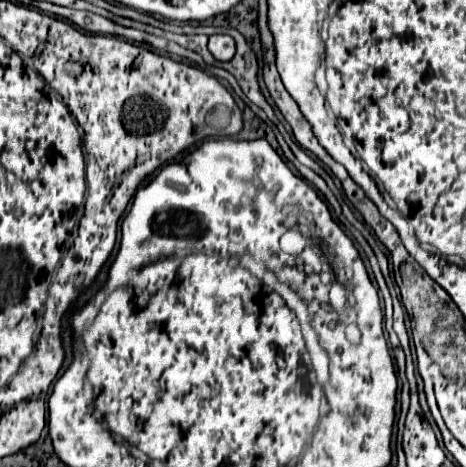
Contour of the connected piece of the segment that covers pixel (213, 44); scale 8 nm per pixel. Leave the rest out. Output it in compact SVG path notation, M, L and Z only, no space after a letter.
M214 34L210 36L210 42L208 42L208 50L212 52L212 56L216 60L232 60L232 56L236 54L236 44L234 44L234 38L232 36L226 36L226 34Z

